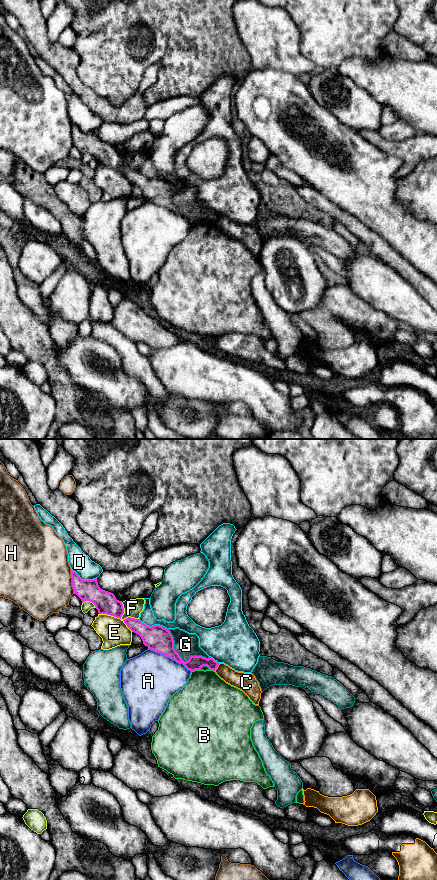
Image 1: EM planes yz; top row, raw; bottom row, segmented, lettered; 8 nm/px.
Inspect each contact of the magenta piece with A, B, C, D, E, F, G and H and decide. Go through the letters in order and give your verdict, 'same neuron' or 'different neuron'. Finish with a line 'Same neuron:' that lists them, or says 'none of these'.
A: different neuron
B: different neuron
C: different neuron
D: different neuron
E: different neuron
F: different neuron
G: different neuron
H: different neuron
Same neuron: none of these

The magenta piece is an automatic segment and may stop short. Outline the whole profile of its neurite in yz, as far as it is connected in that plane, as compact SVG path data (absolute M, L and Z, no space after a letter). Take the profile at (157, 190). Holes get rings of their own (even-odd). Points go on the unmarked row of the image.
M131 169L123 173L132 184L141 189L143 196L148 201L163 206L178 215L182 215L191 224L200 222L203 218L207 218L209 222L215 223L219 217L213 210L207 211L202 208L190 208L189 212L184 214L174 201L174 192L169 182L160 177L147 178L139 171Z

